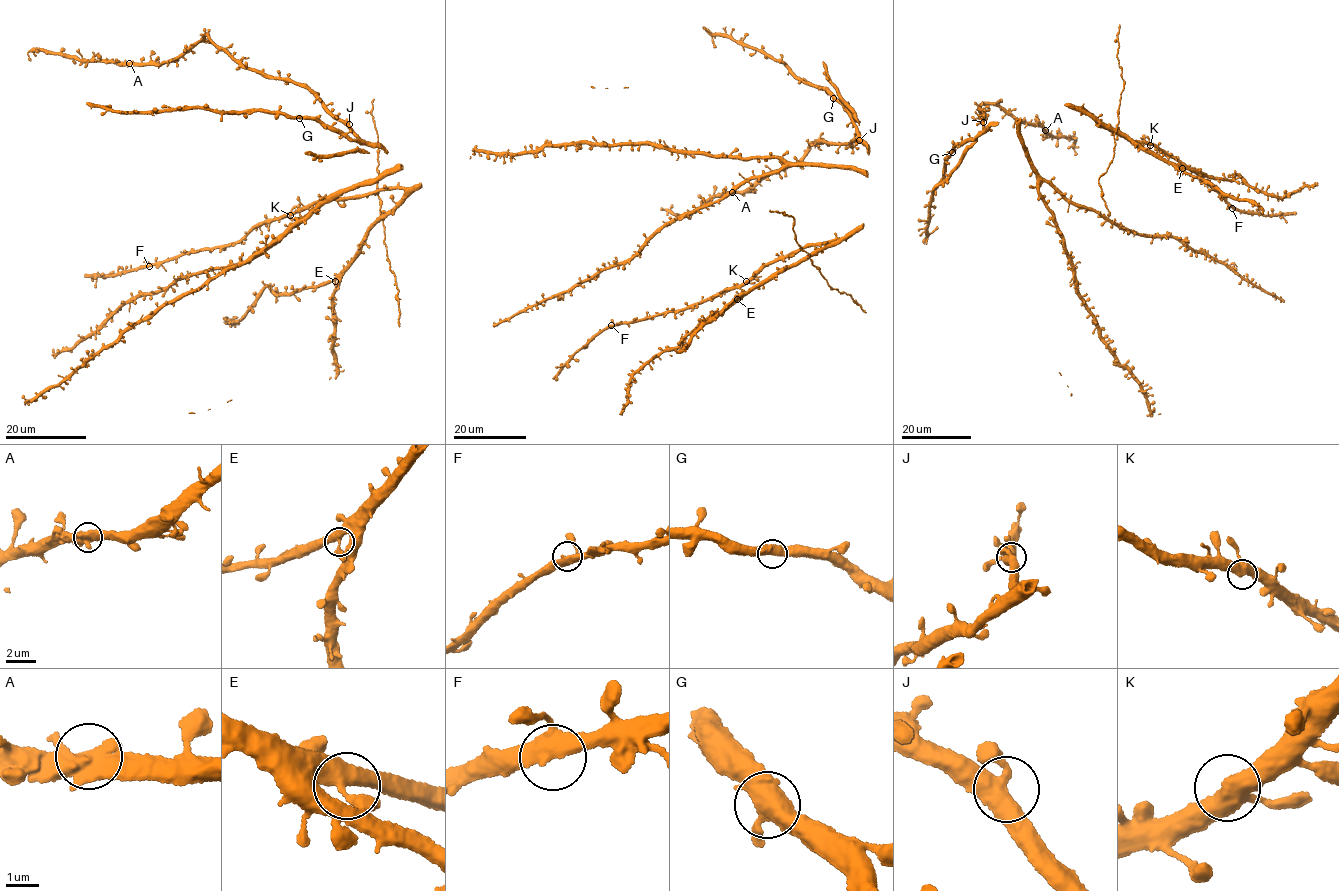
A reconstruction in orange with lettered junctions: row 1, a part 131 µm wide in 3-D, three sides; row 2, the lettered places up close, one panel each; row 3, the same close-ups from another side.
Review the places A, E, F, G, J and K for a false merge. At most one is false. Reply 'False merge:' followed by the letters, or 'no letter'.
False merge: no letter

